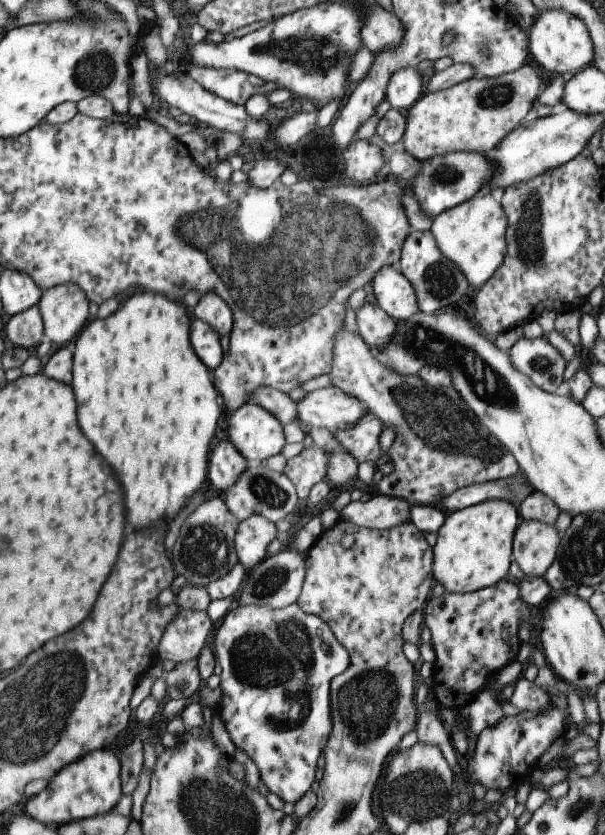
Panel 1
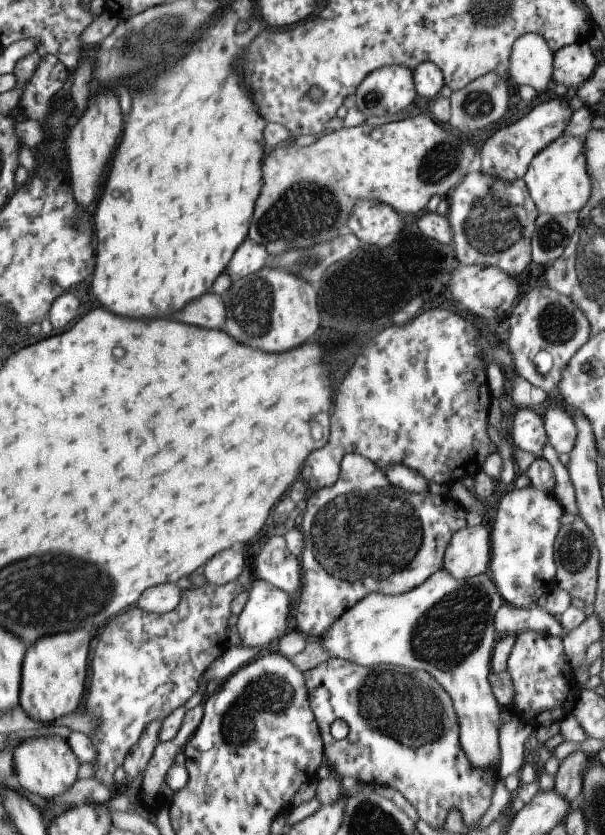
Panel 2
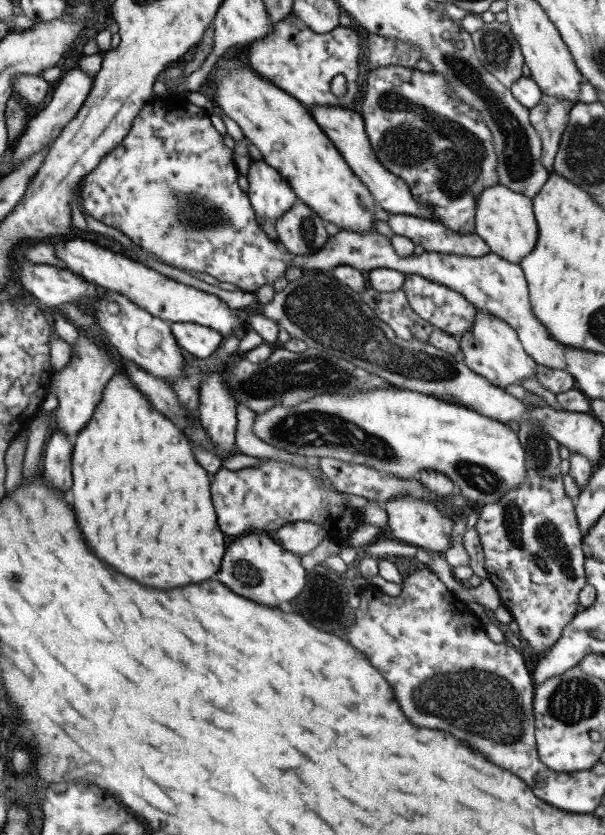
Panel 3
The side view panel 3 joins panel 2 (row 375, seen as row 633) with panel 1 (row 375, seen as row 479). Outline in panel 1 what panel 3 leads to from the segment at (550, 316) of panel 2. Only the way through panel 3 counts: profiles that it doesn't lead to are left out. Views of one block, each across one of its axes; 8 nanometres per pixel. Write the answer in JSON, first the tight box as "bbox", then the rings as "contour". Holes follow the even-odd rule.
{"bbox":[508,337,566,393],"contour":[[[520,337],[508,352],[515,370],[525,374],[539,389],[556,393],[564,385],[566,360],[547,338]]]}

